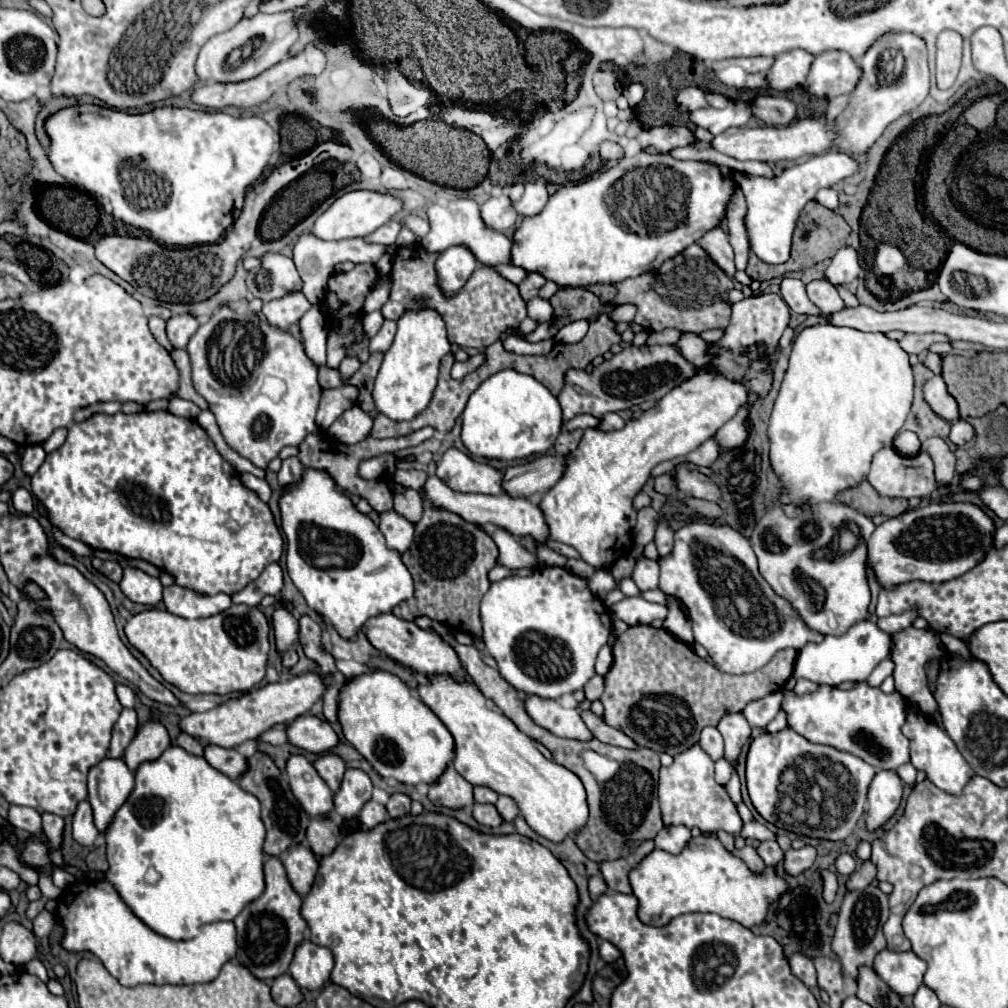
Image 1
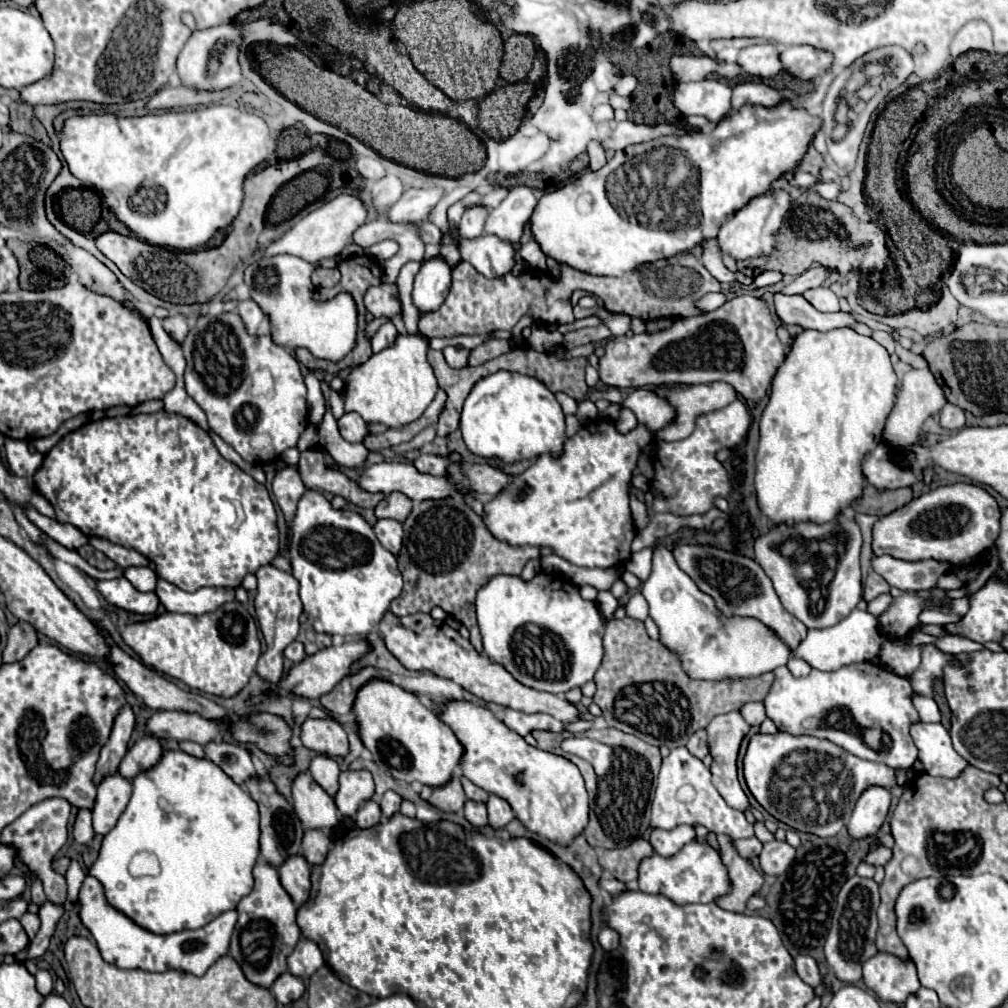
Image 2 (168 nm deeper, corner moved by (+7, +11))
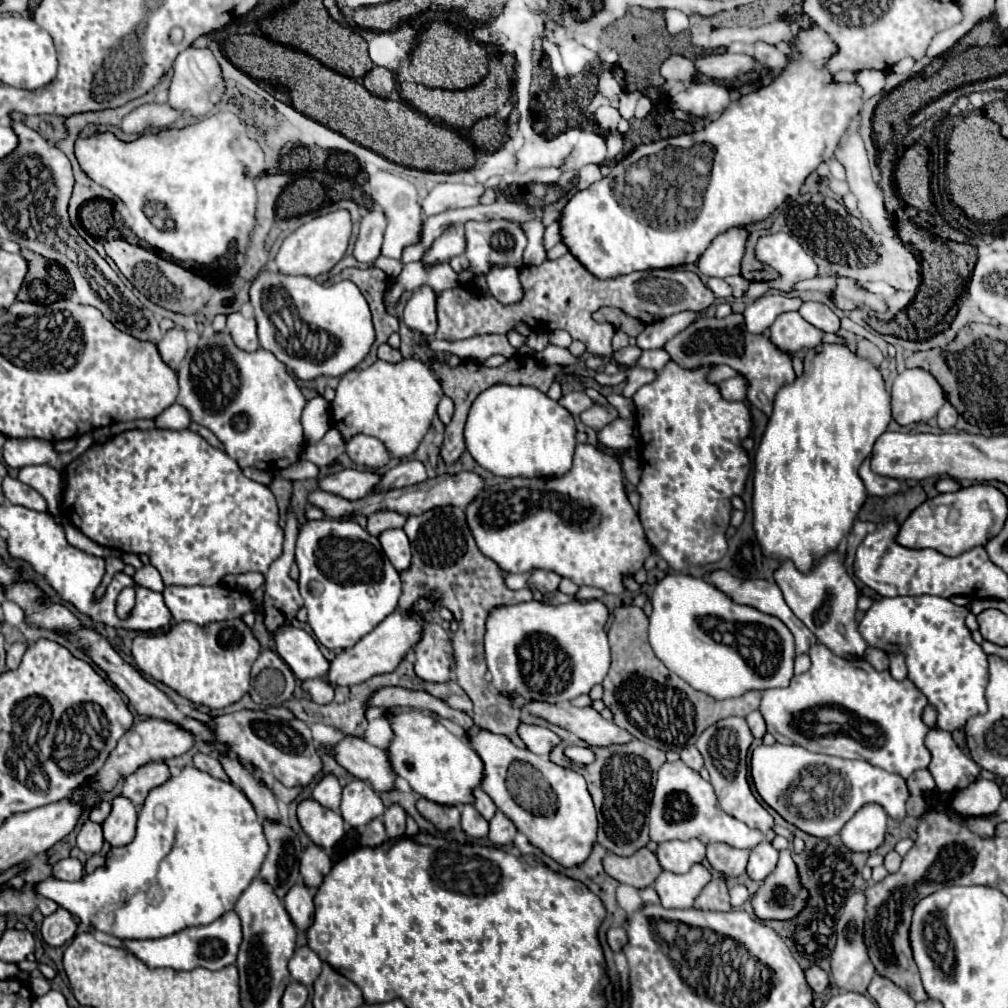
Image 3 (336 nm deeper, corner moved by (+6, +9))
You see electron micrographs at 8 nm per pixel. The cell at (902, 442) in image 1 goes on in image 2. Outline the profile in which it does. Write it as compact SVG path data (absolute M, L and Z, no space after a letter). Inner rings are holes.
M911 369L909 373L905 373L901 389L897 393L897 401L895 407L891 411L891 415L887 417L887 425L883 431L883 439L887 445L891 447L909 447L917 443L917 437L921 433L921 425L927 417L939 413L945 407L947 399L943 395L941 385L937 385L937 379L933 377L933 373L929 373L929 369Z

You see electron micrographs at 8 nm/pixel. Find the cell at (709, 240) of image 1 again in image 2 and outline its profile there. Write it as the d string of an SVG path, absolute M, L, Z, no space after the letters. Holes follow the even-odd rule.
M709 237L709 241L703 241L701 243L701 249L703 249L703 255L701 255L701 261L703 265L709 269L709 273L719 279L721 283L733 283L735 279L743 285L751 285L753 279L741 279L741 273L731 273L725 265L723 265L723 253L721 249L717 249L717 239L715 237Z

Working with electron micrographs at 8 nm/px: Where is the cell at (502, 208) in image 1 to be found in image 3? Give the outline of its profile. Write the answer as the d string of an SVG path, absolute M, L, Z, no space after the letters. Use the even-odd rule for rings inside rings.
M454 225L454 227L446 229L438 239L434 239L434 243L430 245L430 251L426 251L426 255L420 261L426 267L448 263L452 257L462 255L464 247L466 247L464 225Z

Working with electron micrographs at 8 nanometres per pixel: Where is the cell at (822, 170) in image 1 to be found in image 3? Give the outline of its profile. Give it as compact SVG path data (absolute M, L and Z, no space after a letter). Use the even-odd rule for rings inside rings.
M734 227L718 235L698 261L700 273L706 277L718 277L718 279L738 275L738 265L744 255L746 237L748 235L744 227Z

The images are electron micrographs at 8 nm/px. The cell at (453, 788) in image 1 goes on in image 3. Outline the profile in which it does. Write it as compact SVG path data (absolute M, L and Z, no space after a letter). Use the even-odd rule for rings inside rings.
M420 797L418 803L416 803L416 809L426 821L430 821L442 833L460 825L460 809L458 807L436 805L436 803Z

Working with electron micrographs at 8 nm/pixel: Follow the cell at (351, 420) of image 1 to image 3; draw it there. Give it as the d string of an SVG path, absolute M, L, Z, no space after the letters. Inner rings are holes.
M356 435L346 443L346 455L360 467L368 469L380 469L390 461L390 455L382 441L368 437L368 435Z

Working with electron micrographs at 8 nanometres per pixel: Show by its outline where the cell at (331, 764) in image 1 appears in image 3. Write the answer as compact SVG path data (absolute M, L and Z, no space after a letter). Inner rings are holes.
M324 775L312 791L312 799L332 811L338 811L340 795L342 795L342 787L334 775Z

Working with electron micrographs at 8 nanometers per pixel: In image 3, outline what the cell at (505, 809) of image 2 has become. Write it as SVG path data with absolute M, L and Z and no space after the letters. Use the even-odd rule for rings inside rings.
M496 811L494 819L490 821L490 835L488 835L488 839L490 839L494 845L504 847L504 845L510 845L510 843L514 841L514 837L516 837L516 827L514 827L514 823L512 823L504 813Z

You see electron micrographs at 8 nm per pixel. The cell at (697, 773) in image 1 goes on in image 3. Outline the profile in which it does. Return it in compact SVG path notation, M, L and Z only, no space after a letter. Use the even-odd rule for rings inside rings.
M674 761L674 763L664 763L658 771L658 779L656 779L656 787L654 787L654 797L652 797L652 805L650 805L650 841L654 843L664 843L664 841L686 841L686 839L700 839L704 845L708 843L726 843L730 847L738 847L738 849L752 849L756 847L760 841L764 841L762 833L750 829L746 823L730 817L728 813L722 811L714 789L708 781L704 781L700 777L700 773L696 773L694 769L690 769L688 765L684 765L682 761ZM670 803L670 811L678 811L684 813L682 821L666 821L666 807Z

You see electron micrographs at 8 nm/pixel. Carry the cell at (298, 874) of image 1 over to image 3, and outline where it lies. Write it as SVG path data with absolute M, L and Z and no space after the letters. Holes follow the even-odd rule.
M296 885L284 899L284 907L296 929L306 931L314 921L314 903L312 893L304 885Z

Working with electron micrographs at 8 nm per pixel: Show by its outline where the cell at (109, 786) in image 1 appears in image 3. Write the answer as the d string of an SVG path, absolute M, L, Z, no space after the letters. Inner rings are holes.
M116 797L112 801L112 813L110 817L102 823L104 829L104 839L112 847L124 847L134 839L134 827L138 821L138 809L126 799L126 797Z

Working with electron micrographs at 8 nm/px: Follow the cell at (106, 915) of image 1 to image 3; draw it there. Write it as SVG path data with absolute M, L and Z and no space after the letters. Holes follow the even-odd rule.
M228 911L226 915L218 917L214 923L198 925L198 927L186 927L174 935L162 937L162 939L146 939L146 941L124 941L124 947L132 951L136 957L140 957L148 967L170 967L176 971L190 971L196 967L206 969L224 969L232 963L236 963L238 947L242 943L242 929L240 919L234 911Z

